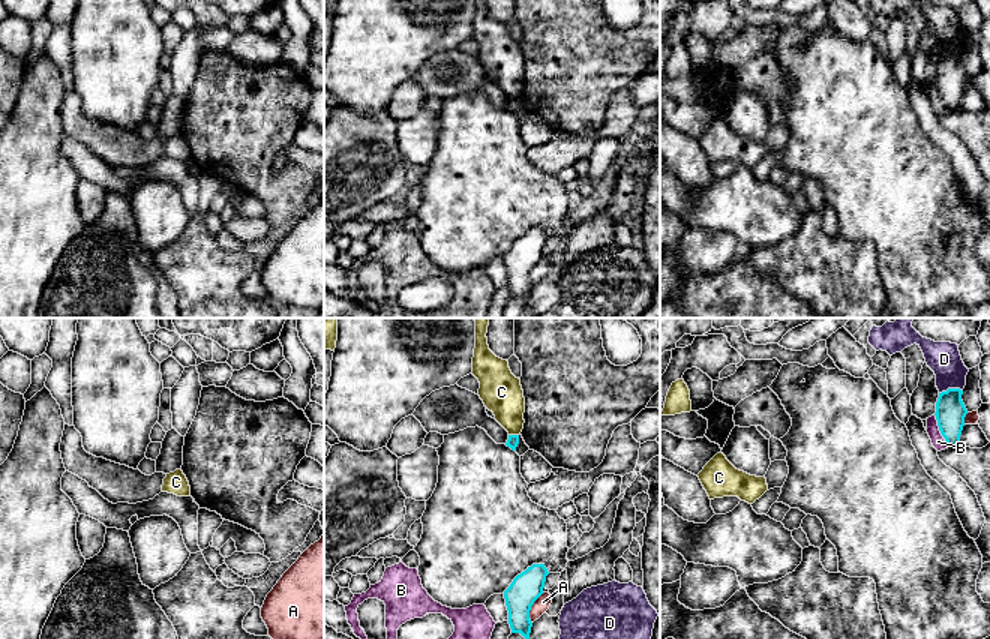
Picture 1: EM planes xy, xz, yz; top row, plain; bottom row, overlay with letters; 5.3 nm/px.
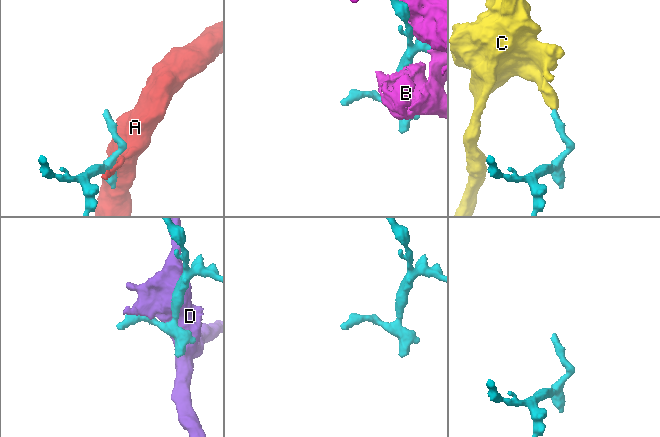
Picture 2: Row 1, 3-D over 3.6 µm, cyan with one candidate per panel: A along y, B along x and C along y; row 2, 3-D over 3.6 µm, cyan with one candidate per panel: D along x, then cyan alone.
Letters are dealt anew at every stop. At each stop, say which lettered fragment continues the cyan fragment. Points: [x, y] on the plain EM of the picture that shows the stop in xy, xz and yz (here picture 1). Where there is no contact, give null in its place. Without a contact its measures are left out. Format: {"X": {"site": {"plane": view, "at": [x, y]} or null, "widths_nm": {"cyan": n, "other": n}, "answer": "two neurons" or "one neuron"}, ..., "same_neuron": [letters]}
{"A": {"site": {"plane": "xz", "at": [530, 272]}, "widths_nm": {"cyan": 160, "other": 80}, "answer": "two neurons"}, "B": {"site": {"plane": "yz", "at": [939, 93]}, "widths_nm": {"cyan": 160, "other": 70}, "answer": "two neurons"}, "C": {"site": {"plane": "xz", "at": [513, 99]}, "widths_nm": {"cyan": 60, "other": 220}, "answer": "two neurons"}, "D": {"site": {"plane": "yz", "at": [950, 53]}, "widths_nm": {"cyan": 160, "other": 180}, "answer": "two neurons"}, "same_neuron": []}

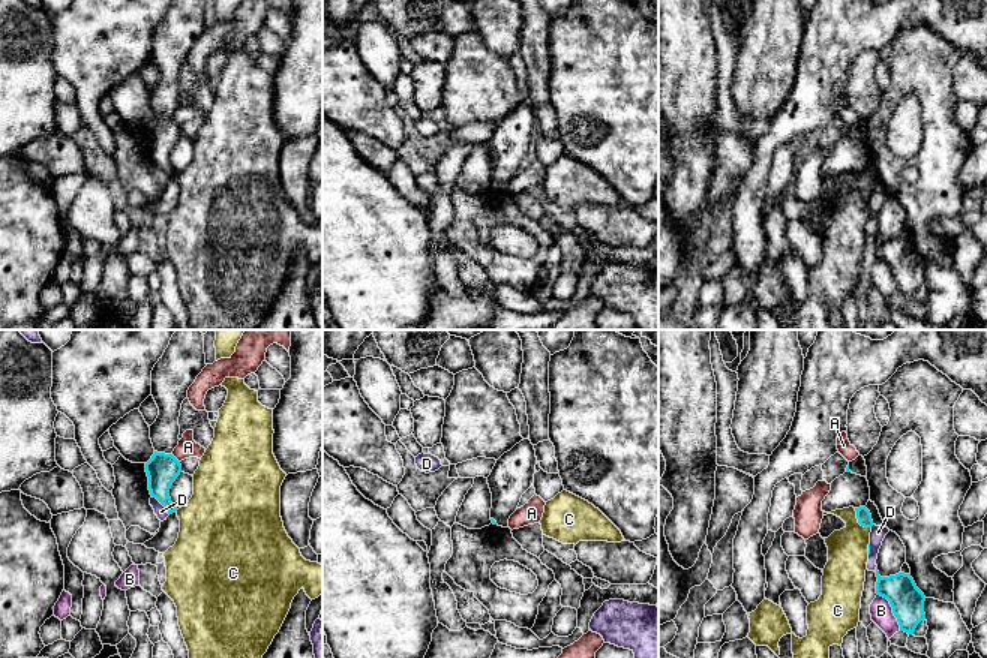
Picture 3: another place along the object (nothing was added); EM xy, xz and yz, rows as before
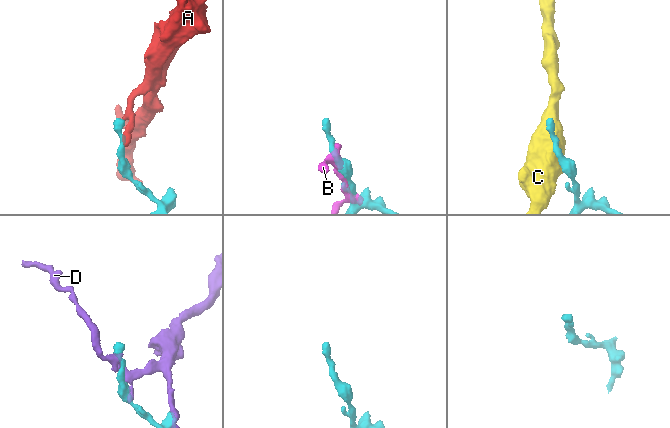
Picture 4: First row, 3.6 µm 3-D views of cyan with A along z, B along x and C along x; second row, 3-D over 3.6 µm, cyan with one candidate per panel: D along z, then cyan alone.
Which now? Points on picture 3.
{"A": {"site": {"plane": "xy", "at": [176, 123]}, "widths_nm": {"cyan": 170, "other": 100}, "answer": "two neurons"}, "B": {"site": {"plane": "yz", "at": [893, 275]}, "widths_nm": {"cyan": 180, "other": 120}, "answer": "two neurons"}, "C": {"site": {"plane": "yz", "at": [858, 186]}, "widths_nm": {"cyan": 80, "other": 220}, "answer": "two neurons"}, "D": {"site": {"plane": "xy", "at": [162, 168]}, "widths_nm": {"cyan": 170, "other": 70}, "answer": "two neurons"}, "same_neuron": []}

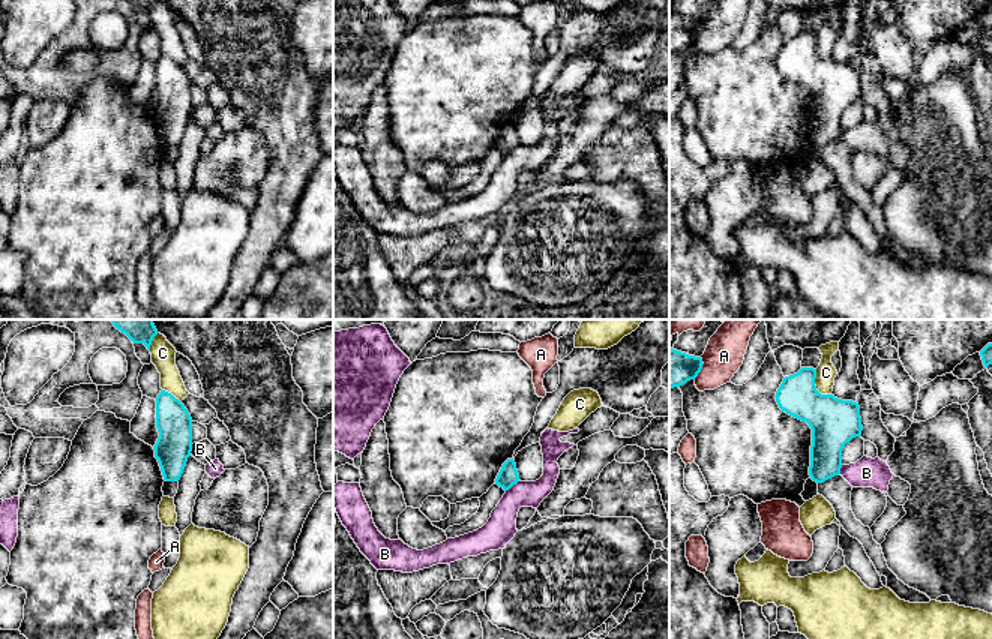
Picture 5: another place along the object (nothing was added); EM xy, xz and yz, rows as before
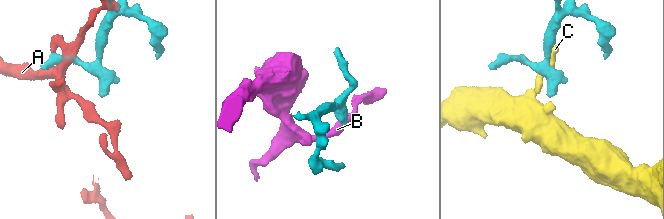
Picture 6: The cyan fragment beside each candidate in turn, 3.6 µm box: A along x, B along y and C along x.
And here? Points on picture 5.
{"A": {"site": {"plane": "yz", "at": [701, 32]}, "widths_nm": {"cyan": 200, "other": 200}, "answer": "two neurons"}, "B": {"site": {"plane": "xz", "at": [512, 149]}, "widths_nm": {"cyan": 110, "other": 160}, "answer": "two neurons"}, "C": {"site": {"plane": "yz", "at": [815, 50]}, "widths_nm": {"cyan": 260, "other": 110}, "answer": "two neurons"}, "same_neuron": []}

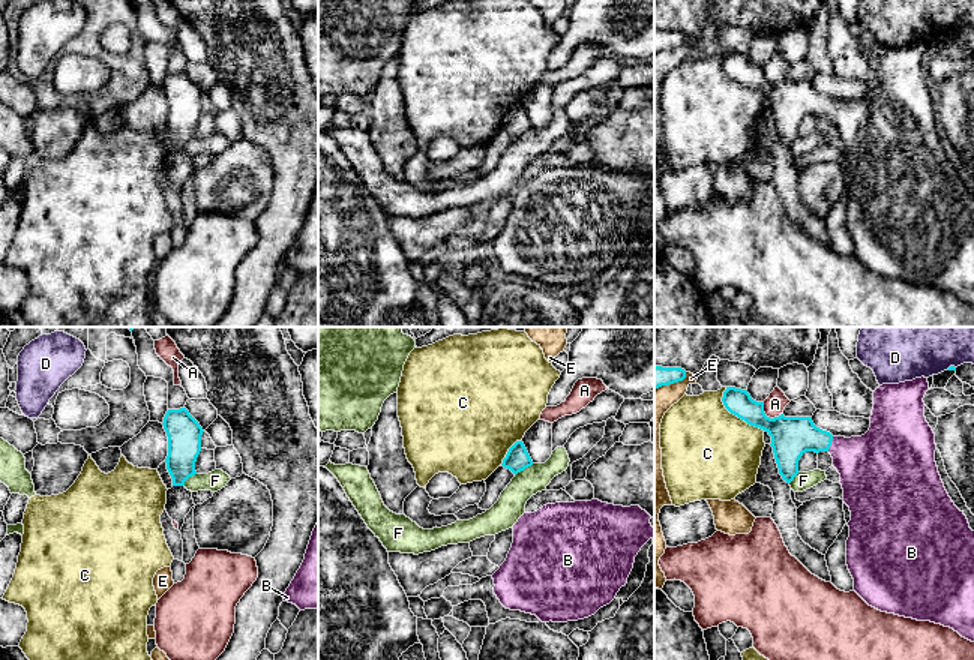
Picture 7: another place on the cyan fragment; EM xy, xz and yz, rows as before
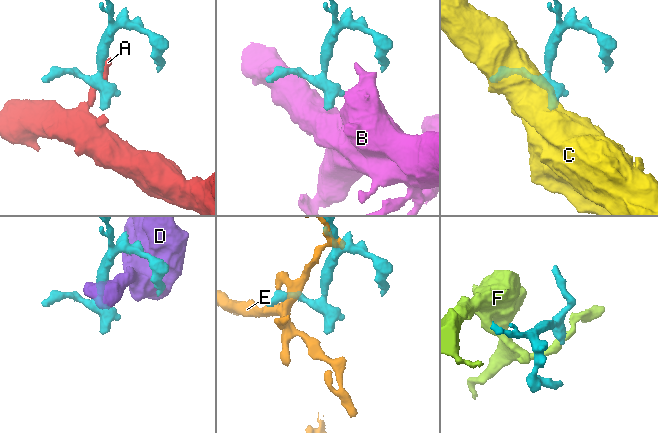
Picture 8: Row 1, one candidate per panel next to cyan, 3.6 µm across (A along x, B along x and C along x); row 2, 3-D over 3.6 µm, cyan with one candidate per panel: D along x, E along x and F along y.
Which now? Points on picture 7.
{"A": {"site": {"plane": "yz", "at": [766, 80]}, "widths_nm": {"cyan": 220, "other": 110}, "answer": "two neurons"}, "B": {"site": {"plane": "yz", "at": [830, 108]}, "widths_nm": {"cyan": 220, "other": 340}, "answer": "one neuron"}, "C": {"site": {"plane": "yz", "at": [734, 78]}, "widths_nm": {"cyan": 140, "other": 500}, "answer": "two neurons"}, "D": {"site": {"plane": "yz", "at": [950, 30]}, "widths_nm": {"cyan": 30, "other": 240}, "answer": "two neurons"}, "E": {"site": {"plane": "yz", "at": [671, 47]}, "widths_nm": {"cyan": 120, "other": 150}, "answer": "two neurons"}, "F": {"site": {"plane": "xz", "at": [524, 132]}, "widths_nm": {"cyan": 130, "other": 160}, "answer": "two neurons"}, "same_neuron": ["B"]}

